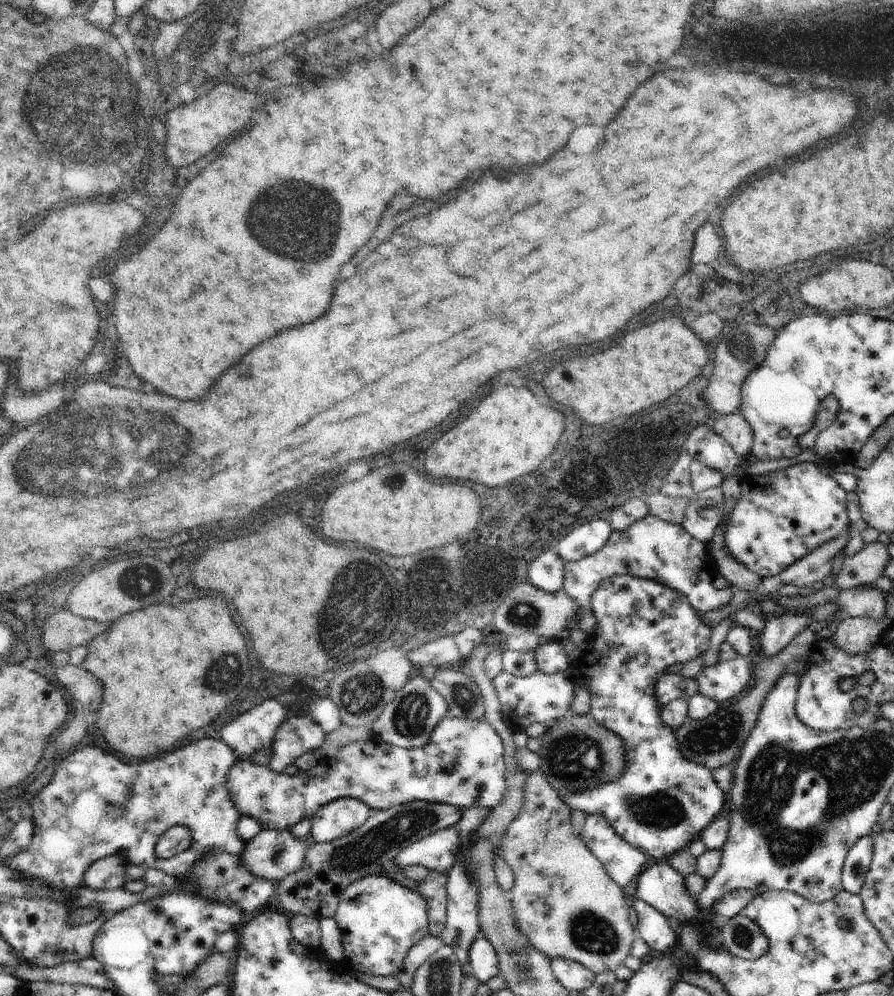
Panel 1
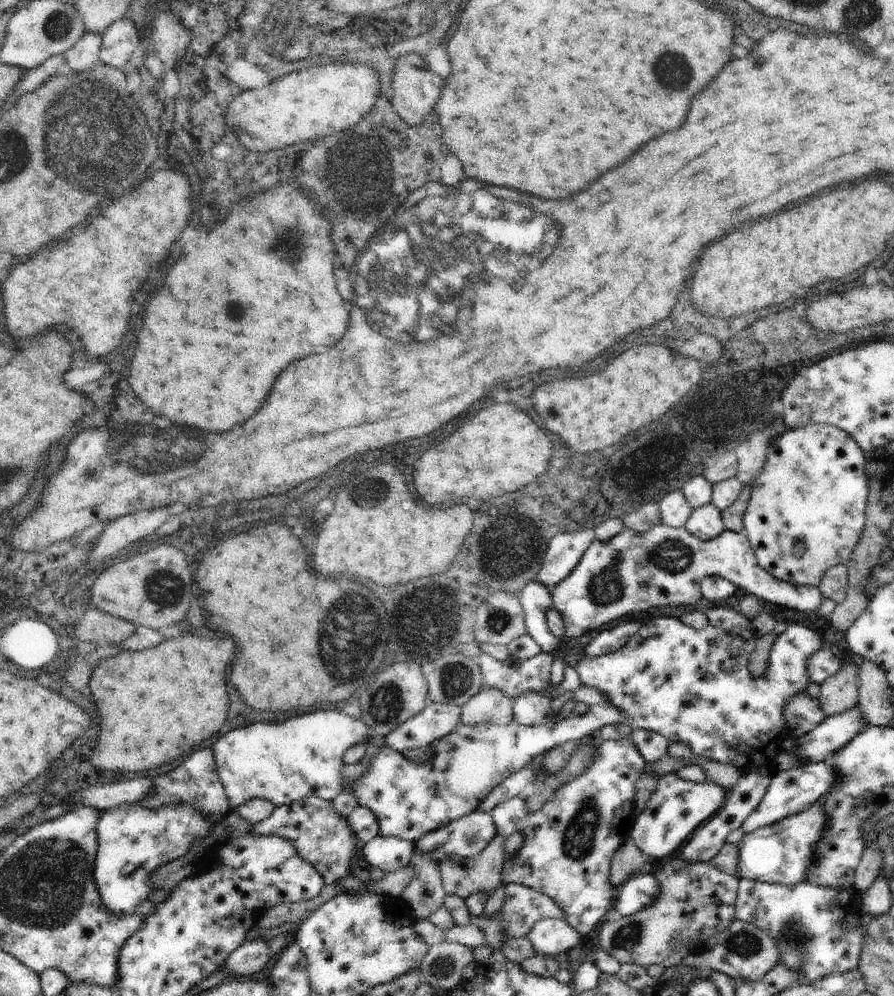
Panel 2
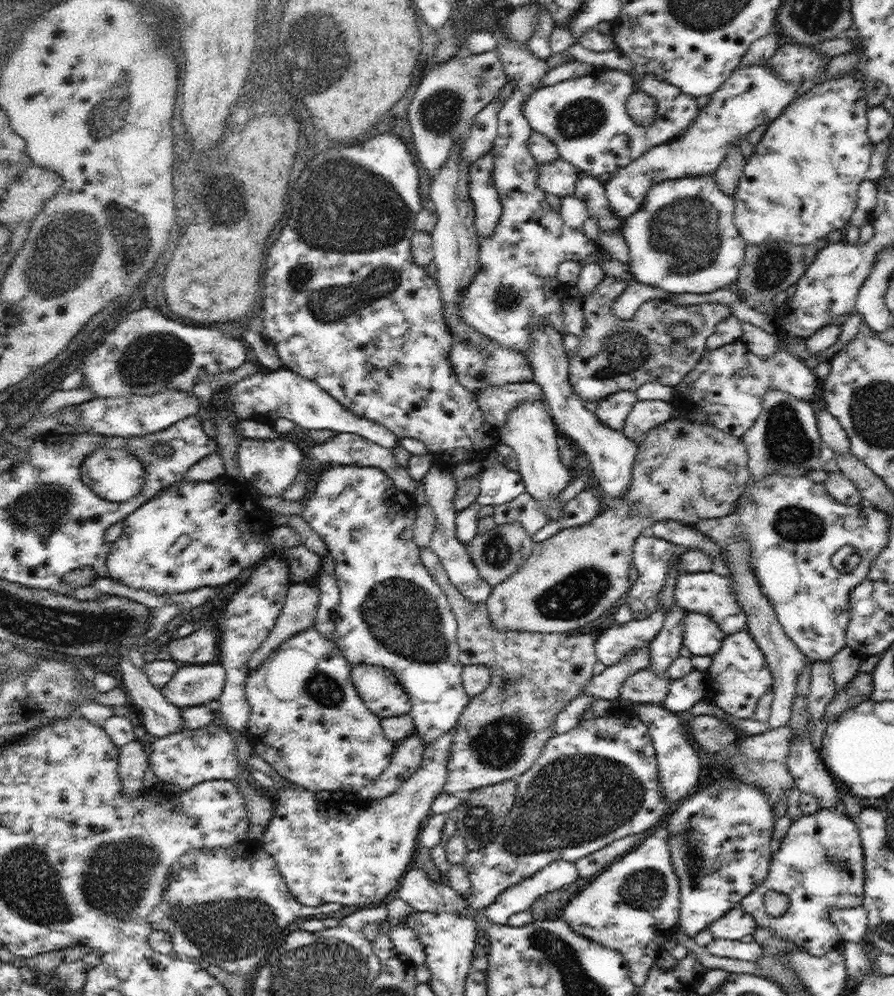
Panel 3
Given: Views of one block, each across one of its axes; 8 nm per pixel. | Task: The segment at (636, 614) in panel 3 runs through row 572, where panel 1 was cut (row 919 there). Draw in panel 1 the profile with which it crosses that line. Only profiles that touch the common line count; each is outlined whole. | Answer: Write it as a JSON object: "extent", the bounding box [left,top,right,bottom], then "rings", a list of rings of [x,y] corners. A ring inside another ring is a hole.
{"extent":[633,900,677,956],"rings":[[[635,900],[633,910],[637,914],[635,936],[639,936],[649,950],[659,952],[659,956],[669,956],[677,944],[677,934],[667,926],[667,918],[643,900]]]}

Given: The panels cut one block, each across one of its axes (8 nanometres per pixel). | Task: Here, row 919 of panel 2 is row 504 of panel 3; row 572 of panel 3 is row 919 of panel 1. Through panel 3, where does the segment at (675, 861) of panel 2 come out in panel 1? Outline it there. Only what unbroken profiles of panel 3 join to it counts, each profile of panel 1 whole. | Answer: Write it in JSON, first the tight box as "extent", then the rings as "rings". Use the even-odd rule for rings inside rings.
{"extent":[501,768,635,976],"rings":[[[537,768],[531,772],[523,786],[523,806],[509,830],[501,838],[503,862],[513,872],[513,888],[509,900],[513,906],[513,918],[517,930],[527,942],[551,958],[569,958],[585,966],[593,976],[603,972],[615,972],[629,956],[635,942],[635,930],[629,924],[629,908],[623,900],[623,890],[611,882],[601,862],[587,850],[579,836],[571,828],[571,810],[563,804],[561,794],[553,792],[545,780],[545,774]]]}

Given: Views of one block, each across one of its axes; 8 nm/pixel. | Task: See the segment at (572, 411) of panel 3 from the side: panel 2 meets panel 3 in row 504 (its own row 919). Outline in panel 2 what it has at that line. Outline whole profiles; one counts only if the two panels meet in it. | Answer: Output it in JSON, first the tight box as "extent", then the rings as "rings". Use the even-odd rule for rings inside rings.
{"extent":[601,874,661,924],"rings":[[[641,874],[637,878],[627,880],[613,902],[613,906],[601,916],[601,924],[615,922],[625,916],[633,916],[645,908],[649,908],[661,894],[661,886],[655,874]]]}

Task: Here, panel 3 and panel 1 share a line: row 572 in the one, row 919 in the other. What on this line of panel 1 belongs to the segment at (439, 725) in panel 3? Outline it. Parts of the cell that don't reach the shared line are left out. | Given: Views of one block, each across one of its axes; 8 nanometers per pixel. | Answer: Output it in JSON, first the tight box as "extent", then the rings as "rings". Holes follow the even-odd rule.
{"extent":[333,874,427,976],"rings":[[[373,874],[351,882],[339,900],[333,920],[341,932],[343,964],[369,976],[393,976],[401,970],[409,948],[427,932],[425,898],[393,882],[387,874]]]}

